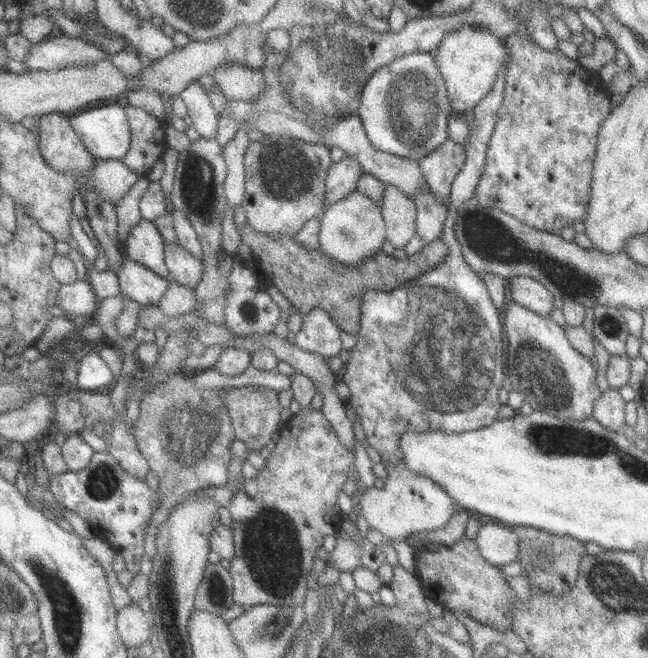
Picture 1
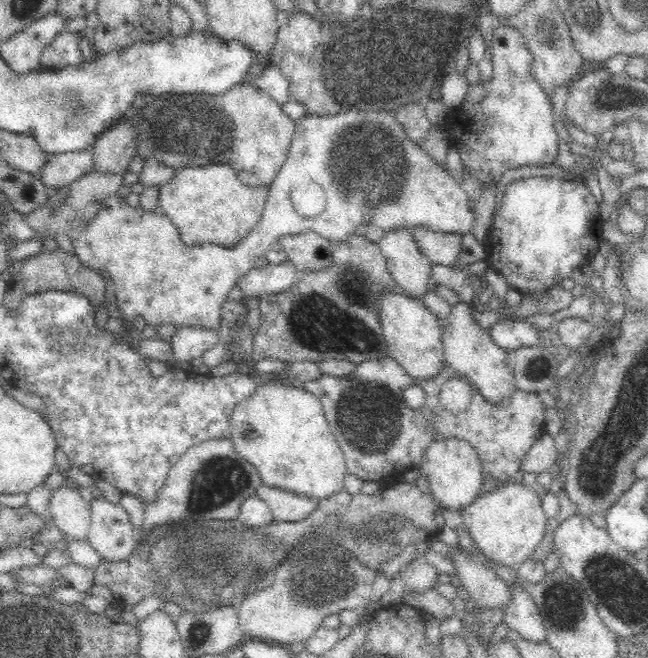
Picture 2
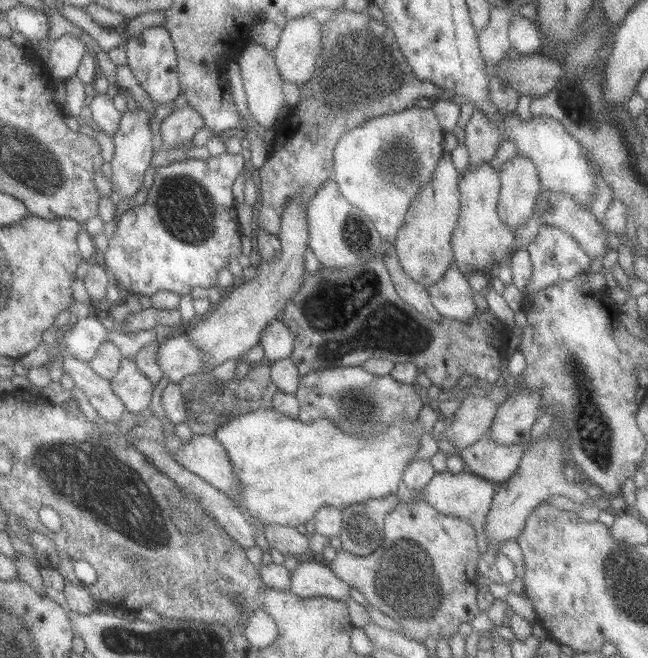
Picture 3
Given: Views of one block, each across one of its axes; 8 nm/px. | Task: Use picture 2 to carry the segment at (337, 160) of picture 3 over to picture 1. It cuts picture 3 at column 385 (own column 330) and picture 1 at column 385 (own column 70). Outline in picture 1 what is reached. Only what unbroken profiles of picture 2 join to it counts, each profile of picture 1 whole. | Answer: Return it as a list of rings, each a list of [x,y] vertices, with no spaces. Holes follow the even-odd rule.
[[[355,190],[328,208],[319,217],[319,248],[331,260],[343,266],[358,266],[381,251],[386,238],[386,225],[380,205]]]

